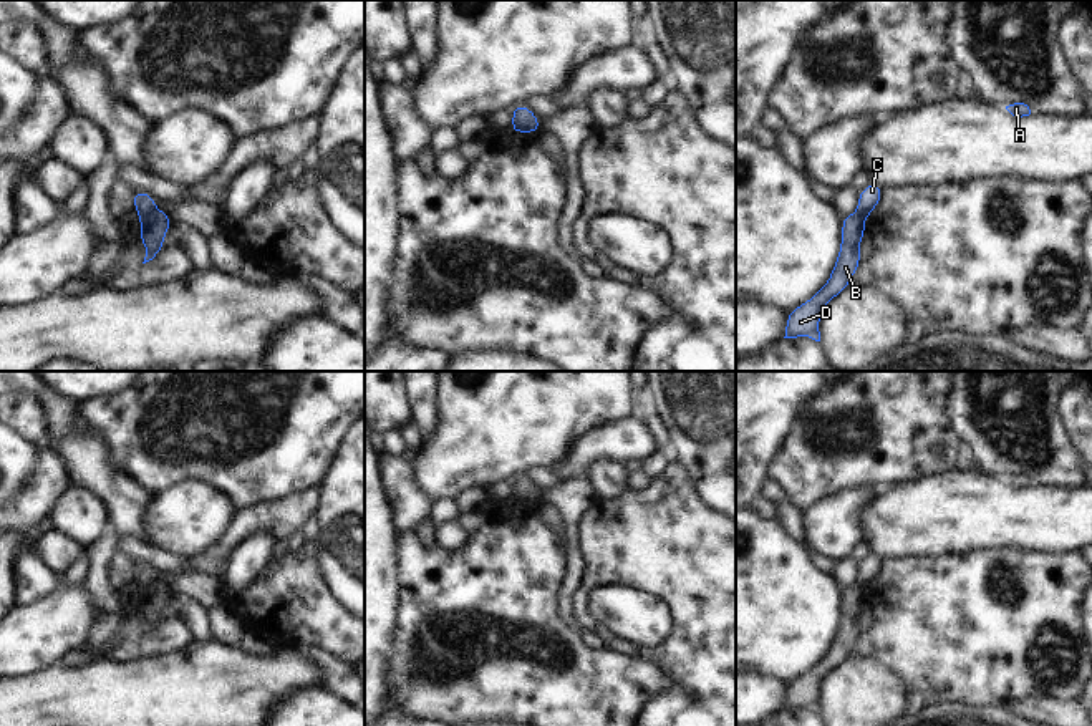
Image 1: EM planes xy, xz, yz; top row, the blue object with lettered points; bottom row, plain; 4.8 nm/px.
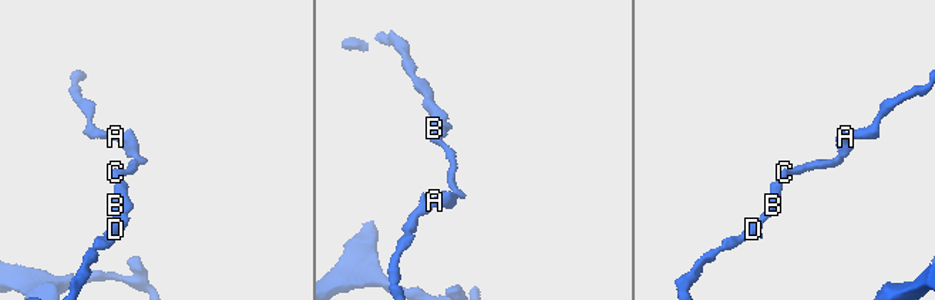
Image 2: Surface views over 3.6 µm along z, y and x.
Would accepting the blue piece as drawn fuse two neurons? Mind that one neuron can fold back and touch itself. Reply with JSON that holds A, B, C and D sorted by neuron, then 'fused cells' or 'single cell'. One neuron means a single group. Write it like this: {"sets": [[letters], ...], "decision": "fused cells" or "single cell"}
{"sets": [["A", "C"], ["B", "D"]], "decision": "fused cells"}

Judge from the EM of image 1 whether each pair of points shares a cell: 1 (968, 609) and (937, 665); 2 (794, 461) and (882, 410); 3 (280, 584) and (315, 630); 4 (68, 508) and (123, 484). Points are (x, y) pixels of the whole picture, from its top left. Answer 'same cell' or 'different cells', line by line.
1: same cell
2: same cell
3: same cell
4: different cells

